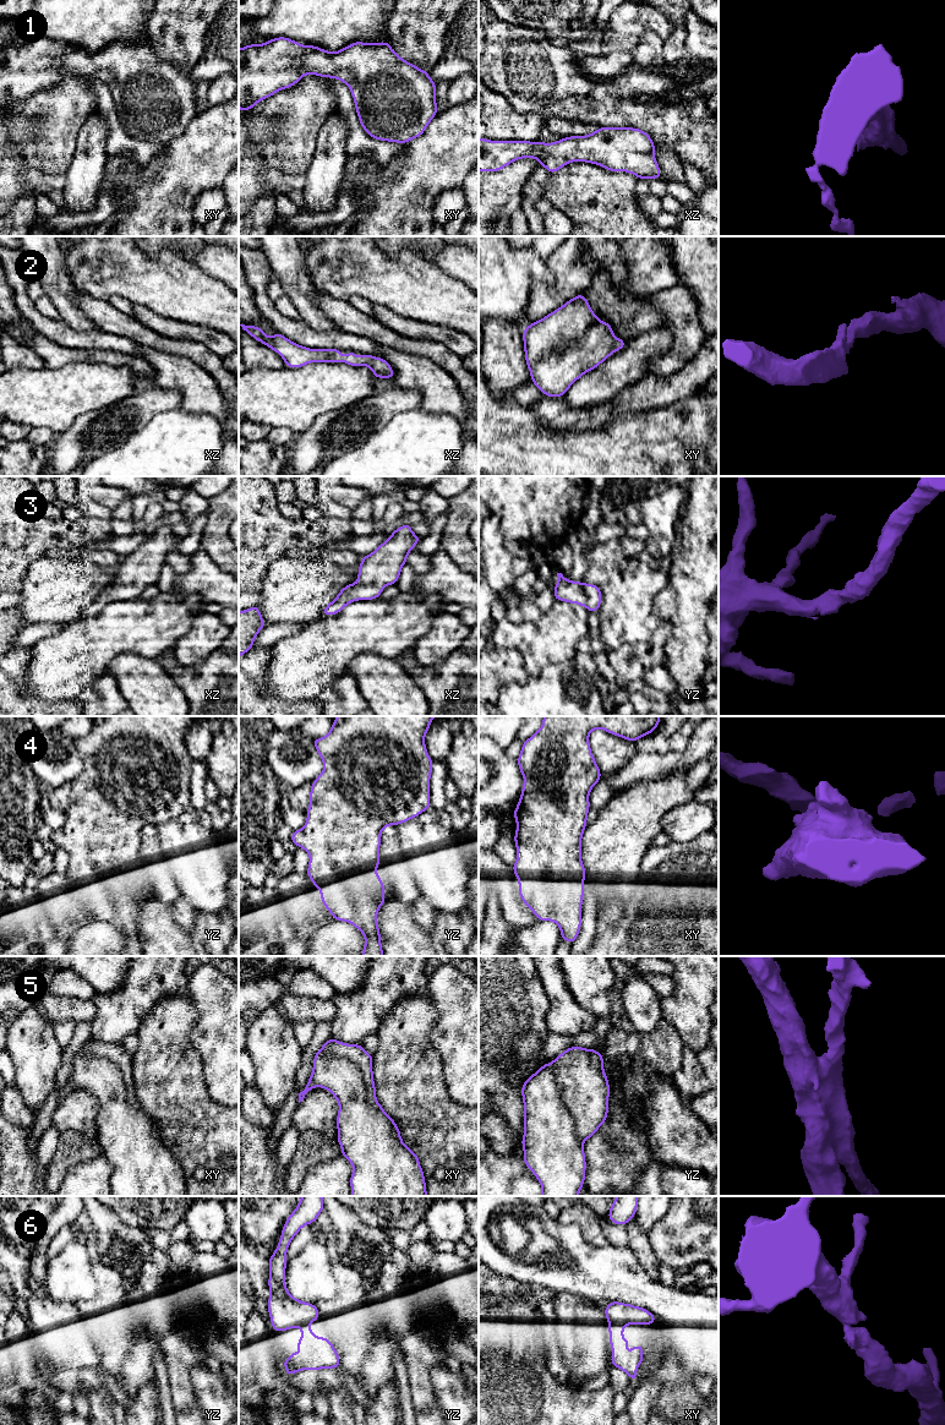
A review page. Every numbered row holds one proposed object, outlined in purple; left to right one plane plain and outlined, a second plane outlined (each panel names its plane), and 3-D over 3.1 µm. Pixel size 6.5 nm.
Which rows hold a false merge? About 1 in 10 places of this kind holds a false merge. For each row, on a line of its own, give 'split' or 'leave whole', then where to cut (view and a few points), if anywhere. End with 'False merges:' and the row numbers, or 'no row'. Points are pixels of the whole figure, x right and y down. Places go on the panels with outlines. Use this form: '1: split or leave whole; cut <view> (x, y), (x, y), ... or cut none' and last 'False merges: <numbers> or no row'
1: leave whole; cut none
2: leave whole; cut none
3: leave whole; cut none
4: leave whole; cut none
5: split; cut yz (551, 1063), (561, 1098), (573, 1120), (574, 1134), (582, 1144)
6: leave whole; cut none
False merges: 5

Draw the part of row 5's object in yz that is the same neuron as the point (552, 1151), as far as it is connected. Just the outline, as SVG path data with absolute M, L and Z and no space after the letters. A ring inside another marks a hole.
M552 1063L542 1065L521 1086L524 1102L523 1159L541 1184L541 1196L578 1196L585 1180L585 1153L574 1131L574 1120L562 1099Z

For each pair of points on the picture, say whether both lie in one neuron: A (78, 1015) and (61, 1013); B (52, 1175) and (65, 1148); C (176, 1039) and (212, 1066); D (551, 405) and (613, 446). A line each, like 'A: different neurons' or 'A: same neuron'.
A: same neuron
B: same neuron
C: different neurons
D: different neurons

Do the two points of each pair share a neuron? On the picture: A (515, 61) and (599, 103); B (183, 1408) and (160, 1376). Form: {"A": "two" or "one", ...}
{"A": "one", "B": "two"}

